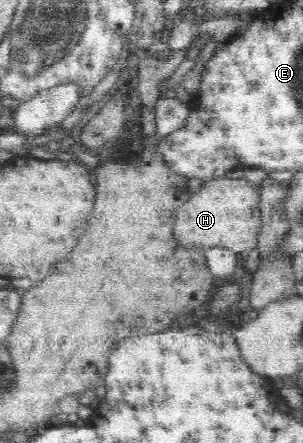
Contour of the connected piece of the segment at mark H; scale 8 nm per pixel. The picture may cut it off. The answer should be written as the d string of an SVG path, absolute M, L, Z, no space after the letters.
M218 178L202 185L197 194L189 198L175 212L175 227L173 235L185 249L212 249L220 247L238 255L257 248L258 237L262 226L262 214L258 209L260 205L260 189L246 178Z

